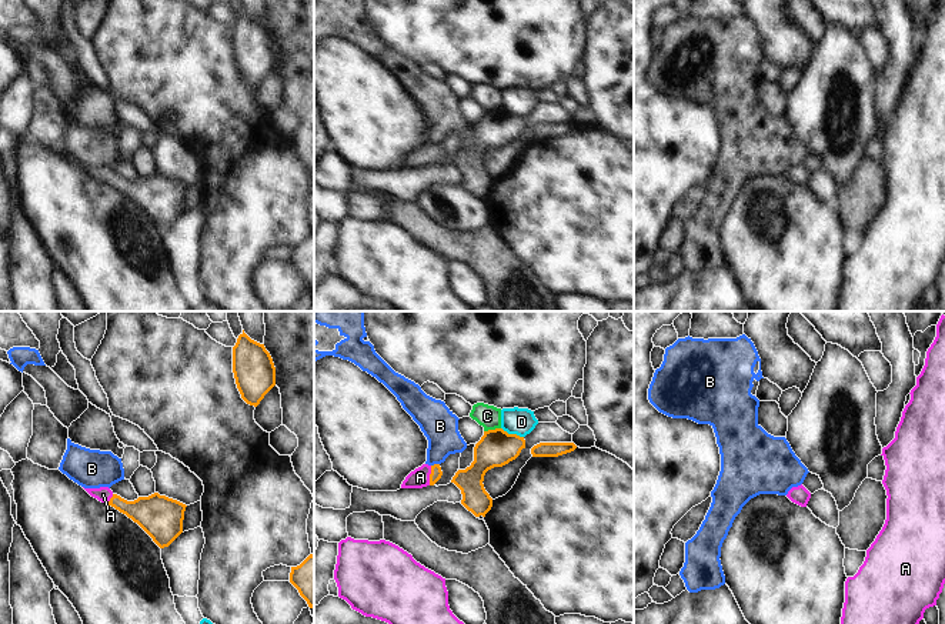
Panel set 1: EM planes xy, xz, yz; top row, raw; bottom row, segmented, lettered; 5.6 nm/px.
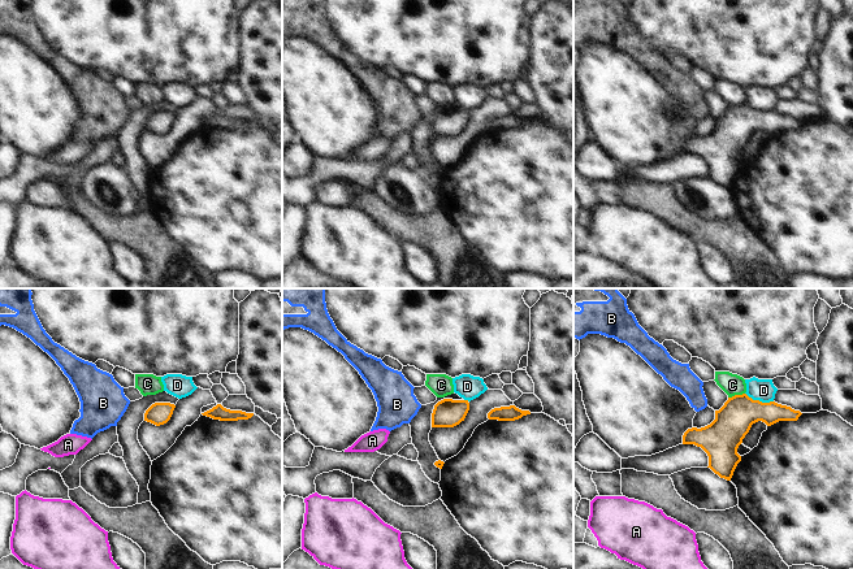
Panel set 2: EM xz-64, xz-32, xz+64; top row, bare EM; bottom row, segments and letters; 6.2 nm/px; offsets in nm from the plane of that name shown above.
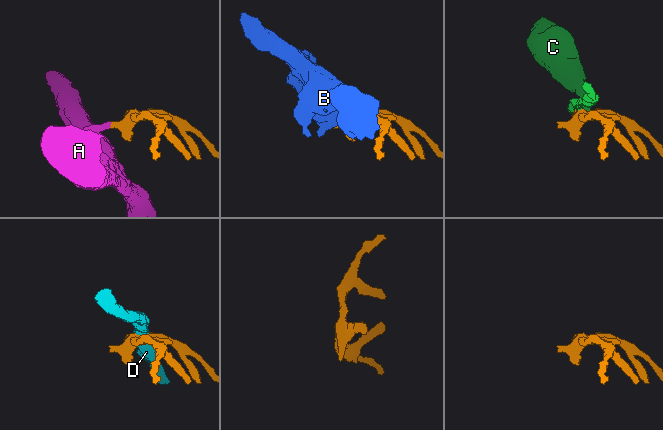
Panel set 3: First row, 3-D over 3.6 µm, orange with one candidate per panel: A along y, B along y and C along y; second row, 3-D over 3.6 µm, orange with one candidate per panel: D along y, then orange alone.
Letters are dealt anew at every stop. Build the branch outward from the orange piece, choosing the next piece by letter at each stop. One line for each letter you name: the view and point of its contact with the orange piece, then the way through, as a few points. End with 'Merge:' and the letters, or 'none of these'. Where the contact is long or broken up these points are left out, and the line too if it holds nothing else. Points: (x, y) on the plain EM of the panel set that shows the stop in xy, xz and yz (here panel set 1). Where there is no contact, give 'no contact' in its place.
A: contact xz (430, 156); way xz (436, 154), (430, 156), (420, 157)
Merge: A

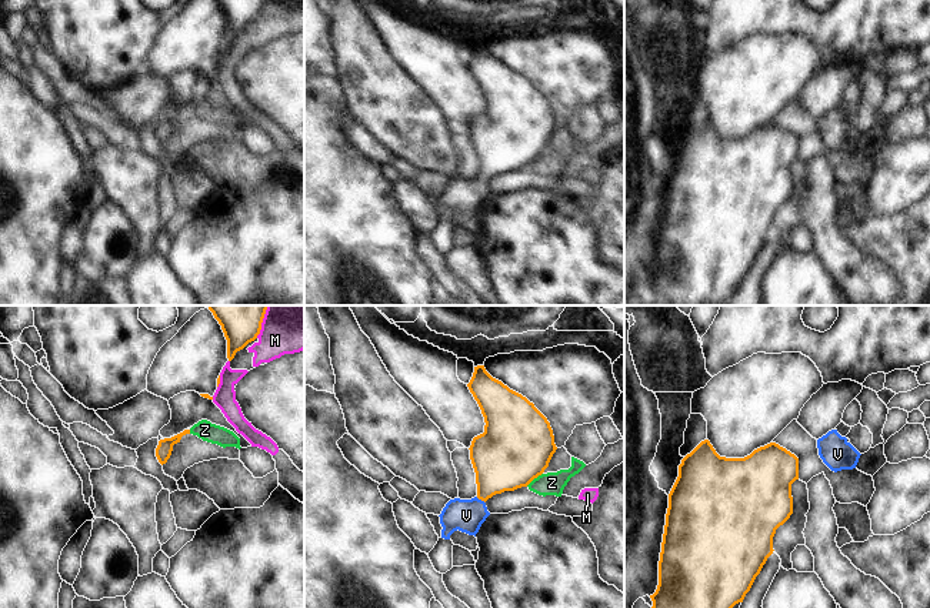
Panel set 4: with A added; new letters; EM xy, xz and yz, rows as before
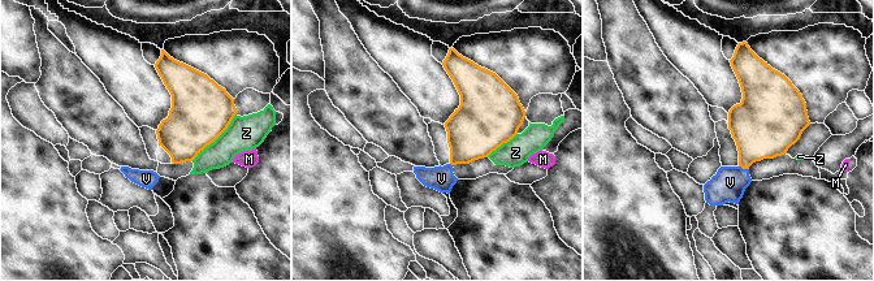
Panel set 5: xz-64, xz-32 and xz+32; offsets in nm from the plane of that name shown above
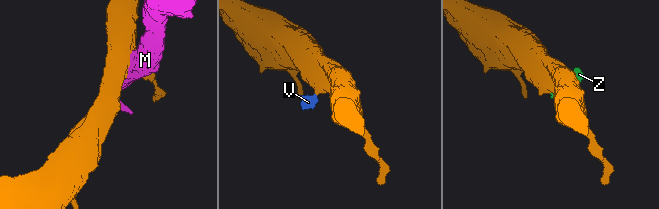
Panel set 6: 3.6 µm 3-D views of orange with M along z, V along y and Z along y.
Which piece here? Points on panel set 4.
V: contact xz (480, 179); way xz (503, 142), (480, 179), (466, 196)
Merge: V

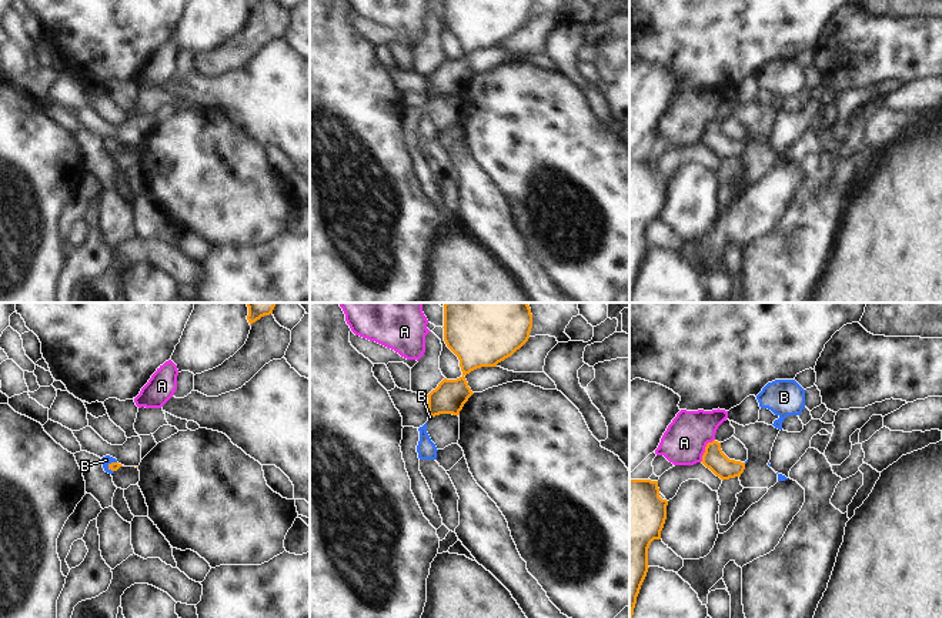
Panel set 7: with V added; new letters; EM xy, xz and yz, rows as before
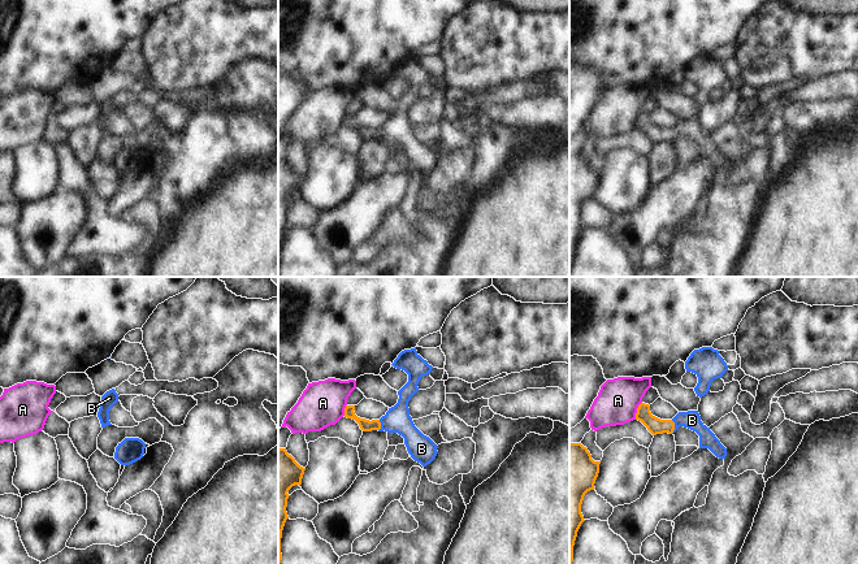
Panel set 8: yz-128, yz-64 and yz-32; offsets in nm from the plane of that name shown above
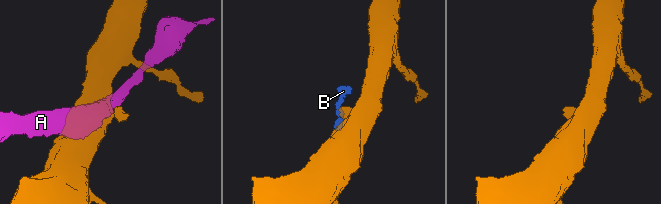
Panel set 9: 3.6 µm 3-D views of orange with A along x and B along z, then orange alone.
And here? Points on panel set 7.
B: contact xy (110, 144); way xy (114, 146), (110, 144), (106, 140)
Merge: B

